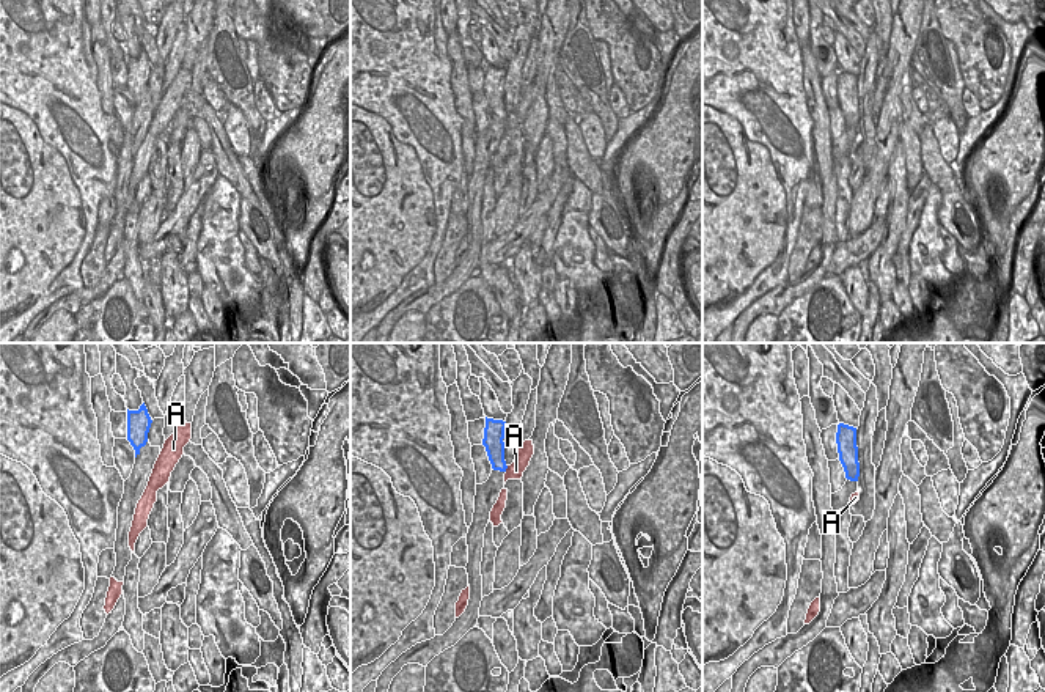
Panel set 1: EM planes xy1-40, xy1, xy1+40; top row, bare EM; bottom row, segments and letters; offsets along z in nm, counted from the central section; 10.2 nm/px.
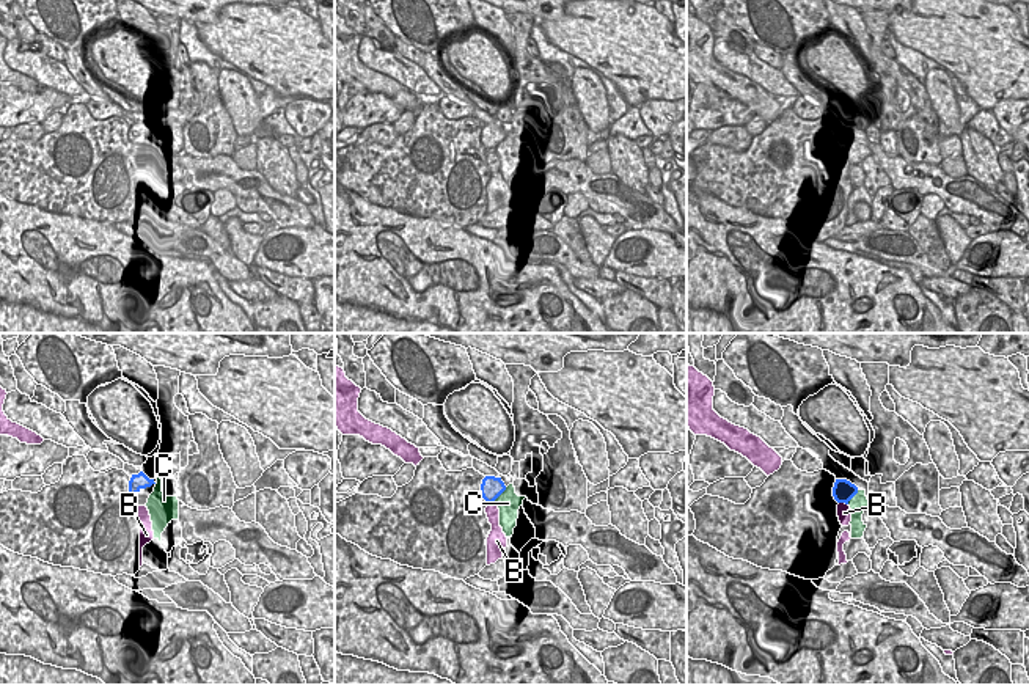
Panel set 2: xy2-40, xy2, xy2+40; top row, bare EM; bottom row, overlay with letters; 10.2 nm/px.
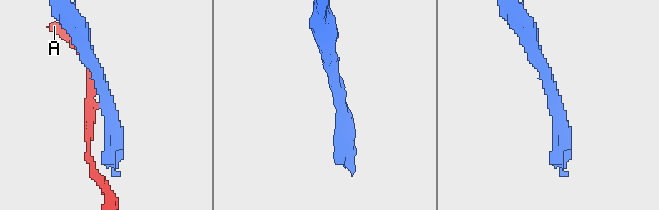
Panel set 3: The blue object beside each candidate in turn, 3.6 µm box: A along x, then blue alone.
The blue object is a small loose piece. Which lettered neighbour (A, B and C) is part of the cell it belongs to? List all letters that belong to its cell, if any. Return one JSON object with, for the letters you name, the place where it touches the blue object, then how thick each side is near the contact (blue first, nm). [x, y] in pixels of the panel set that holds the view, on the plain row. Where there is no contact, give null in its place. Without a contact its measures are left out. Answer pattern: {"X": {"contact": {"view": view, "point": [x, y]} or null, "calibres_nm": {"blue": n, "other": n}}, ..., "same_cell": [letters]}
{"same_cell": []}

